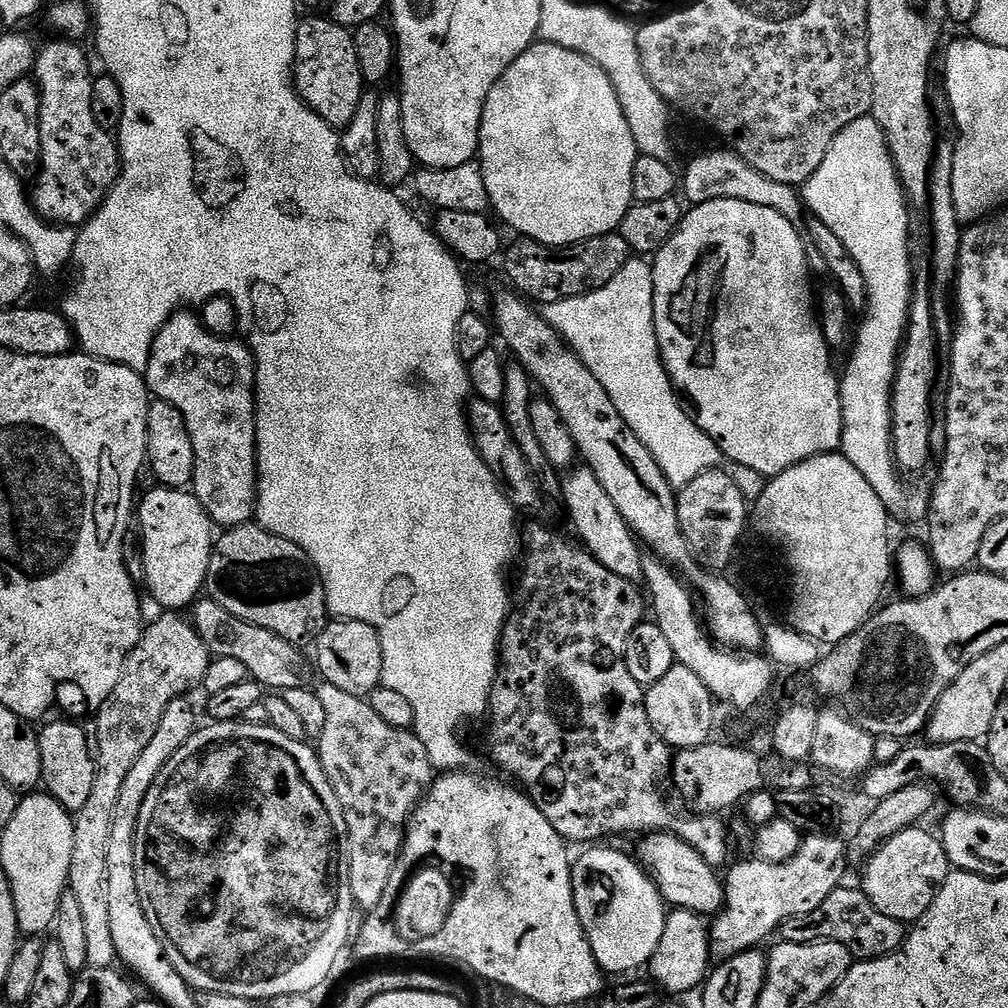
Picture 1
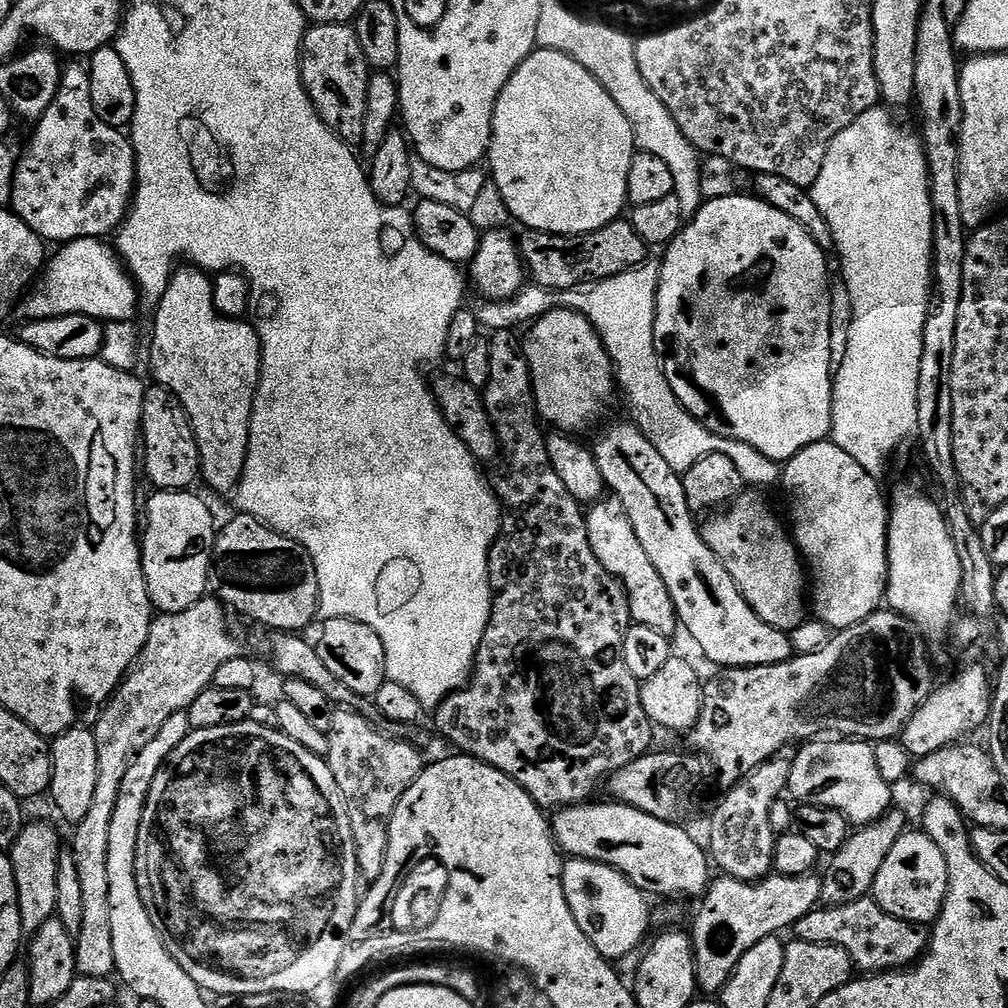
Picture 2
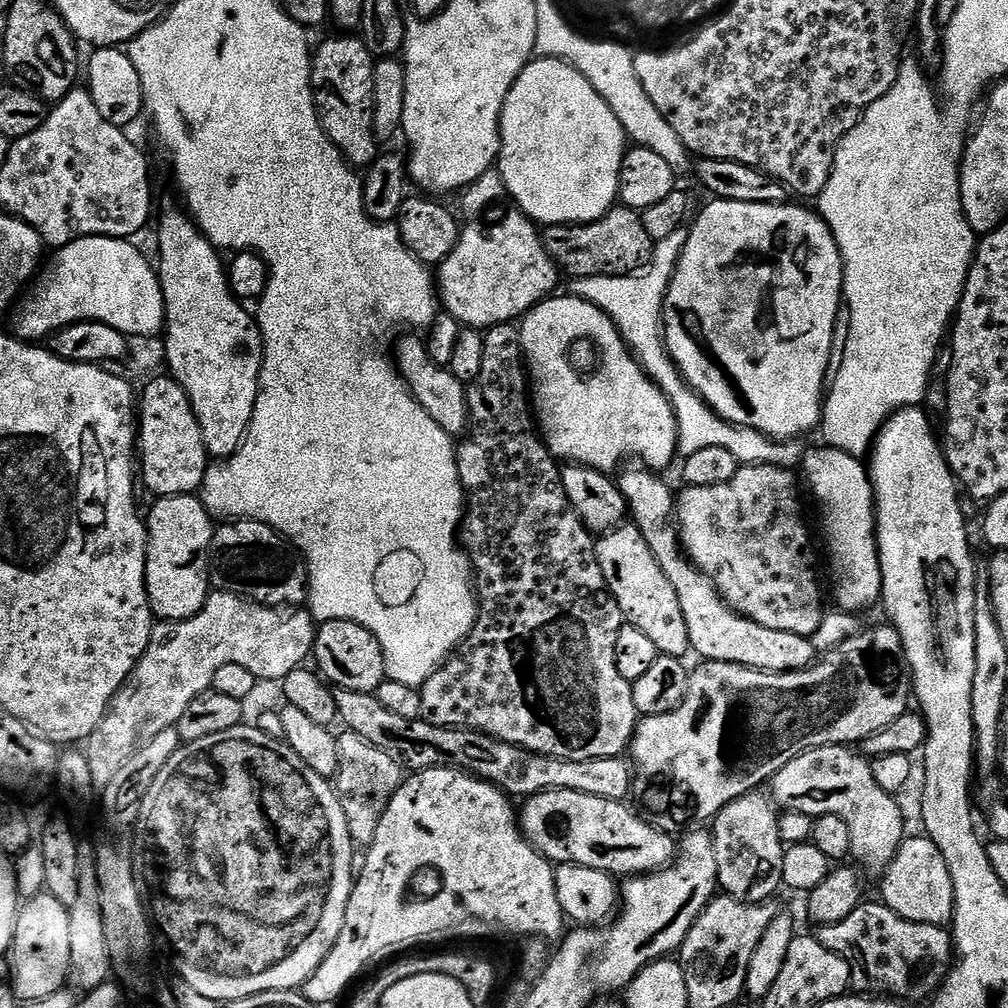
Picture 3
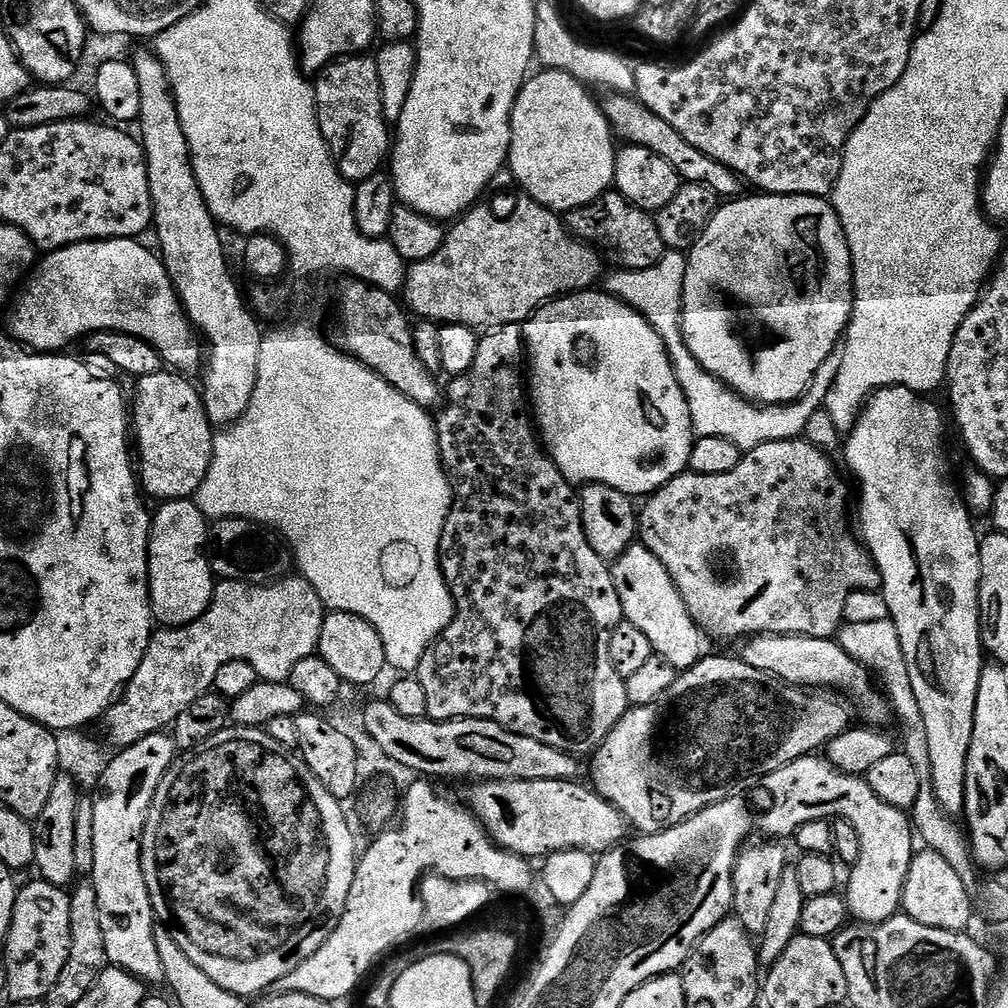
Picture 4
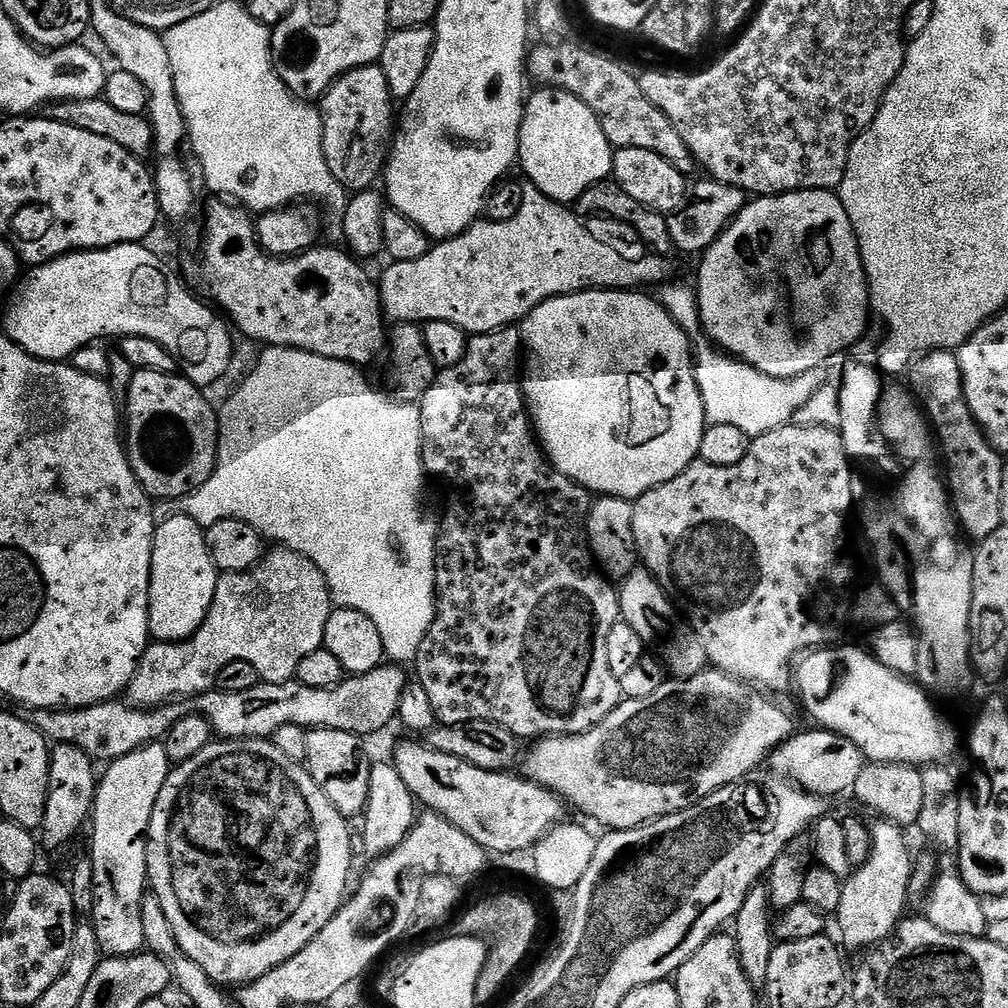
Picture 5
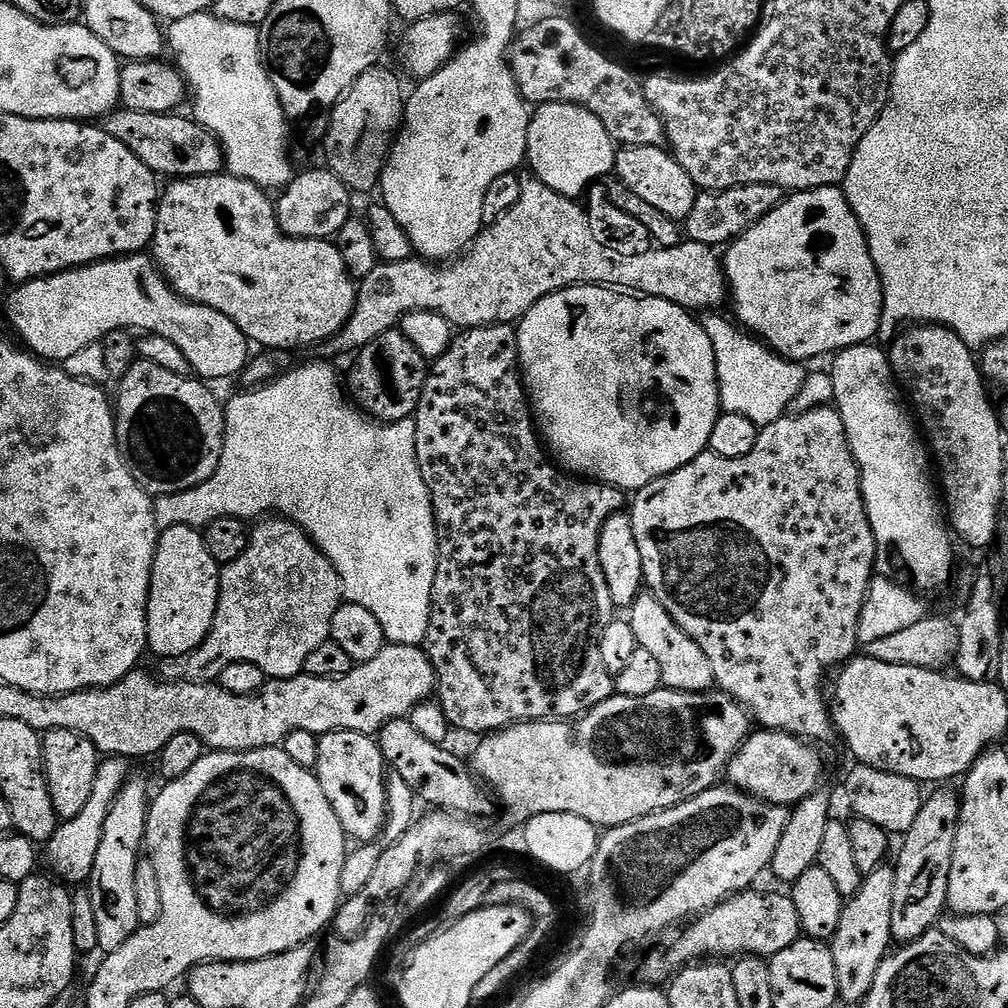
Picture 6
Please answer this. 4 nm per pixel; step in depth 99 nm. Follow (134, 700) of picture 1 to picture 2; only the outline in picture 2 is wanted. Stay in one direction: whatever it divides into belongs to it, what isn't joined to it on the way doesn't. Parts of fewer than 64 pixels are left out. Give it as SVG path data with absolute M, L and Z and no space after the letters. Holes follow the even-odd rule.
M215 598L200 600L194 606L190 606L190 610L182 610L173 616L167 614L157 615L150 626L150 634L146 638L146 646L140 651L138 658L132 661L132 666L128 669L127 676L121 680L120 687L113 692L112 699L103 705L101 712L104 713L101 714L100 721L94 724L96 741L98 742L98 786L94 786L94 799L92 799L90 811L86 814L86 818L82 818L75 825L76 833L73 834L72 844L70 844L70 850L74 854L74 862L78 862L78 879L82 881L82 930L74 938L76 941L76 970L81 976L109 978L116 970L116 963L114 962L114 941L112 931L110 931L110 873L108 867L106 867L106 858L110 854L110 822L114 815L114 806L118 802L118 789L122 786L122 778L126 778L126 770L130 770L134 758L138 758L138 754L142 750L146 750L146 746L154 739L154 734L158 734L158 730L162 730L162 725L169 720L170 714L187 710L190 702L194 702L194 698L198 698L198 694L202 694L202 690L210 687L214 674L218 674L218 666L222 666L222 662L230 662L230 658L241 655L242 648L240 648L239 642L228 633L227 615L229 616L229 613L226 611L225 605L221 604Z

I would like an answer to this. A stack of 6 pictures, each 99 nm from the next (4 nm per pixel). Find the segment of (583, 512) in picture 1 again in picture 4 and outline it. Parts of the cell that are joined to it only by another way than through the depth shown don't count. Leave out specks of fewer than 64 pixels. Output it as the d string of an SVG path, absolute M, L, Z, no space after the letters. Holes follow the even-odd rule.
M637 542L631 544L618 559L611 561L614 590L618 590L618 598L622 602L624 619L630 621L646 638L650 638L653 653L677 670L693 668L706 655L704 649L705 633L696 619L690 614L682 594L674 586L666 566L650 554L650 550Z

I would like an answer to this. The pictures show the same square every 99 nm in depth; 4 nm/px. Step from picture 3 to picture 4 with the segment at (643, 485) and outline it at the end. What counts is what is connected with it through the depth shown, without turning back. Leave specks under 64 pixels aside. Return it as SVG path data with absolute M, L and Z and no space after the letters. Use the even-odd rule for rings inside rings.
M754 636L743 641L744 649L738 652L739 659L745 664L754 666L758 670L770 673L779 680L785 680L787 684L799 684L809 690L831 690L837 694L843 694L854 705L855 711L858 713L865 725L868 726L884 726L887 720L890 720L890 704L886 699L883 691L872 689L874 685L873 677L863 664L858 663L853 656L848 654L846 650L842 650L842 646L835 639L823 640L822 638L814 638L813 636Z

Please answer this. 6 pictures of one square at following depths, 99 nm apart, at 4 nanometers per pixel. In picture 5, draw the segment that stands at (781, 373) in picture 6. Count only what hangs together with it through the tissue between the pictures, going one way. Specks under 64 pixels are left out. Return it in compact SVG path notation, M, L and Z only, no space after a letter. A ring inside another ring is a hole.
M668 282L659 289L658 299L674 322L684 328L684 333L692 341L696 362L696 381L702 390L702 402L706 410L708 424L738 426L742 434L755 438L770 430L778 430L783 424L791 424L794 414L821 386L826 383L823 367L806 370L794 378L770 378L762 370L754 370L748 364L721 351L708 339L704 327L700 325L700 302L695 287L688 284Z

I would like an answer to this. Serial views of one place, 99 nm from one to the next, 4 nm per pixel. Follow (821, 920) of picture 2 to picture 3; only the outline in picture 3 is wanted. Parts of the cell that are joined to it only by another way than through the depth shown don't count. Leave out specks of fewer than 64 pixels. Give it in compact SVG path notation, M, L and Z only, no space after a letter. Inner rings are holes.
M865 902L849 914L844 921L834 926L820 926L815 929L814 935L826 950L834 950L846 962L852 971L852 988L860 994L871 994L876 998L891 998L901 1002L907 1000L920 1000L931 997L944 983L944 977L948 975L954 963L954 945L947 927L939 924L919 924L910 922L894 910L887 908L883 902Z

